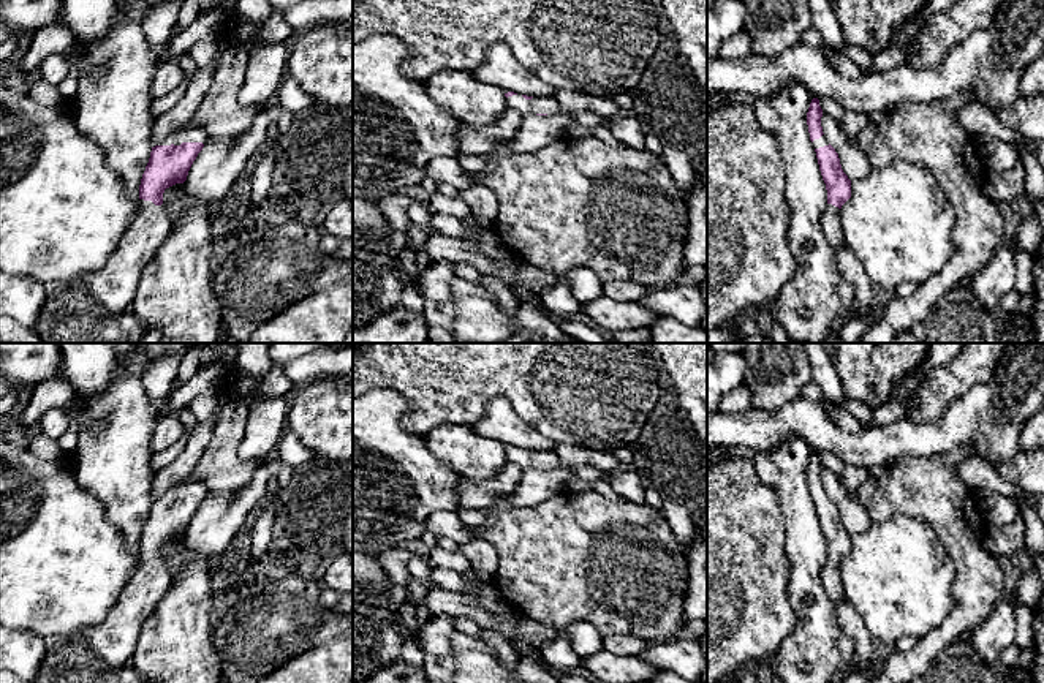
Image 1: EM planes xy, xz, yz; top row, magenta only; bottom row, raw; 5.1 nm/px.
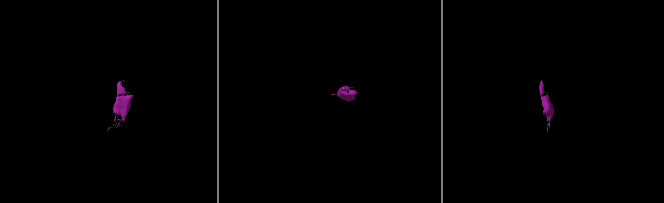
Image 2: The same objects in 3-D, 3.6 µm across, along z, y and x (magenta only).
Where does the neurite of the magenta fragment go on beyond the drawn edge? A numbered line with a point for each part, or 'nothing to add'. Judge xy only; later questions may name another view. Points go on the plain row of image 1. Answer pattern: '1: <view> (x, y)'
1: xy (190, 486)
2: xy (114, 641)

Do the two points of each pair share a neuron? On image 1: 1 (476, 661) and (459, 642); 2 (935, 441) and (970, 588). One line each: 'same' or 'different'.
1: same
2: different

